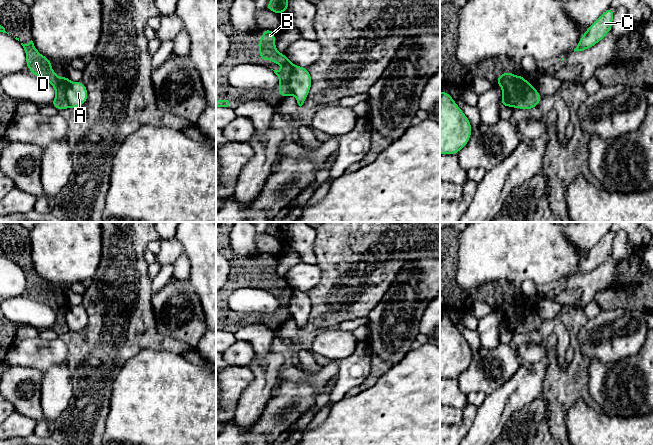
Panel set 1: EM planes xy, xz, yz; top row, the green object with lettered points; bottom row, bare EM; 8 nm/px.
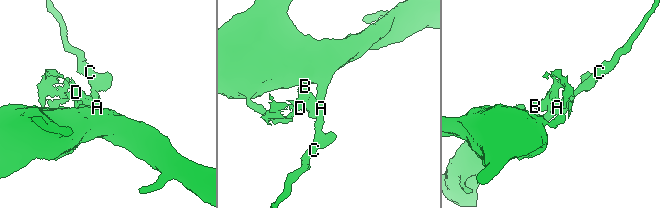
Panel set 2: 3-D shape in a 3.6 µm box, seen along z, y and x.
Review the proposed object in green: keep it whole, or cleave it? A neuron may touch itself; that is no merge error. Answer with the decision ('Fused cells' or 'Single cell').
Fused cells

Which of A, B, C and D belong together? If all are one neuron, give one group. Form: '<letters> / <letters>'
A C / B D

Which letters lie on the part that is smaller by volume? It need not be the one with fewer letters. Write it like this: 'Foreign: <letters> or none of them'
Foreign: B, D

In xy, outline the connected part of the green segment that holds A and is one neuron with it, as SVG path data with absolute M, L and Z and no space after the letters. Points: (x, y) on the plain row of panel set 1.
M82 305L70 306L65 314L65 319L70 332L80 331L88 323L88 315Z

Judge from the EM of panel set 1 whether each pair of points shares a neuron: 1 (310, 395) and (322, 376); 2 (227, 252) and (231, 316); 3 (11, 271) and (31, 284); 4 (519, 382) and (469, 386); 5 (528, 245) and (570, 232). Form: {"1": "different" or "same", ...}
{"1": "different", "2": "same", "3": "same", "4": "different", "5": "different"}

